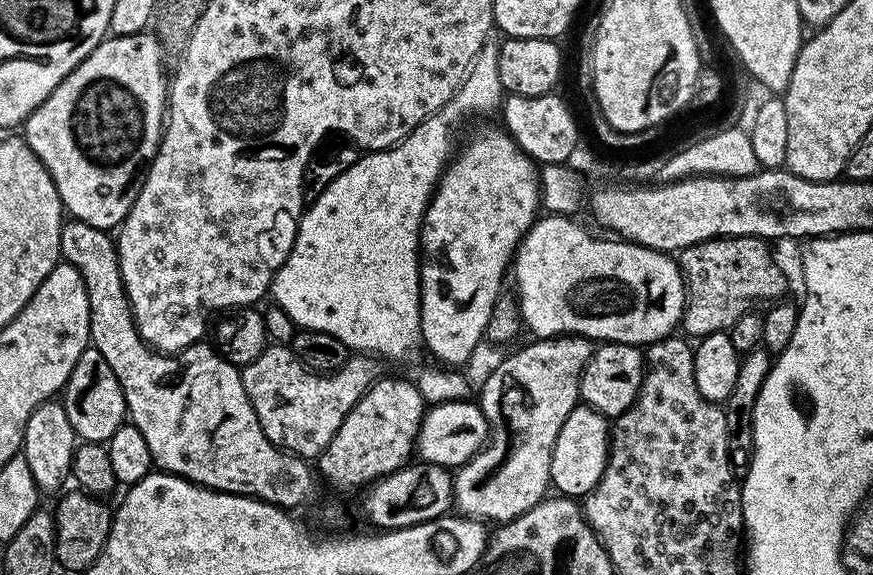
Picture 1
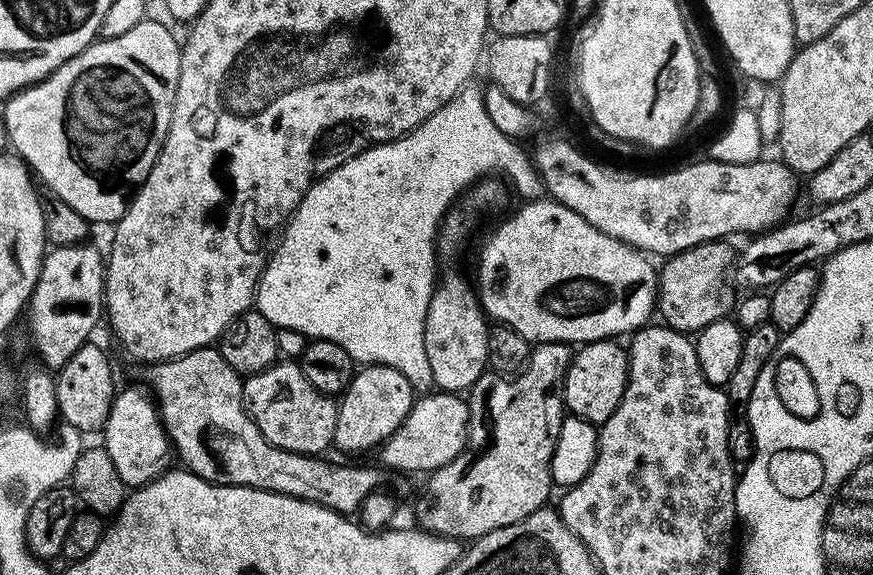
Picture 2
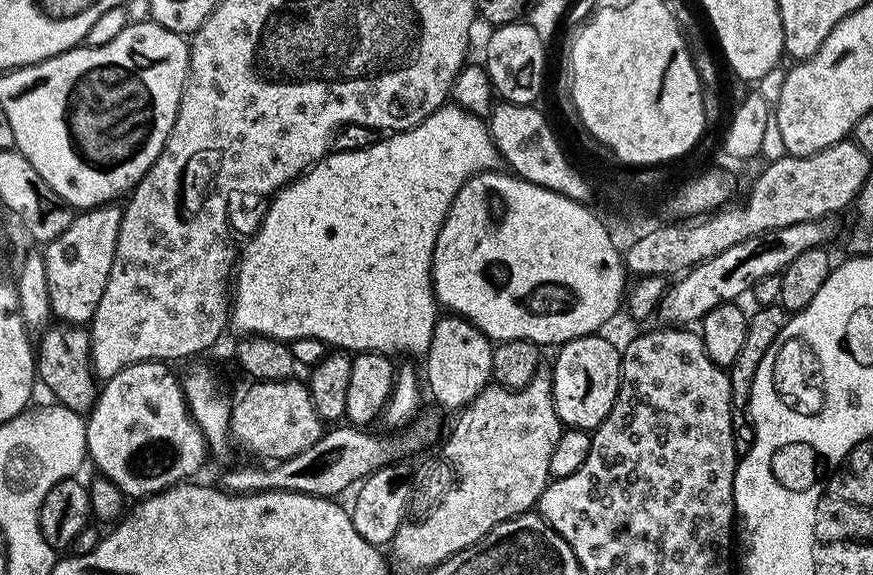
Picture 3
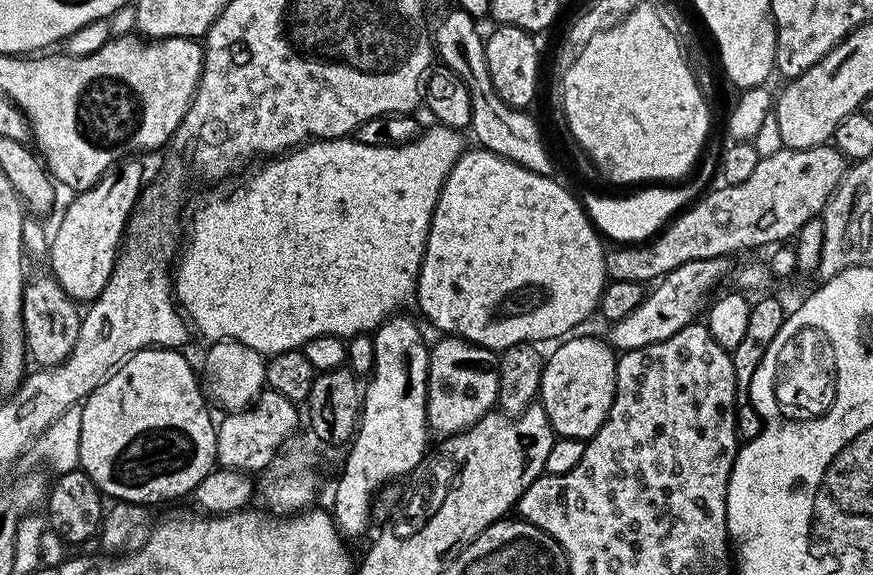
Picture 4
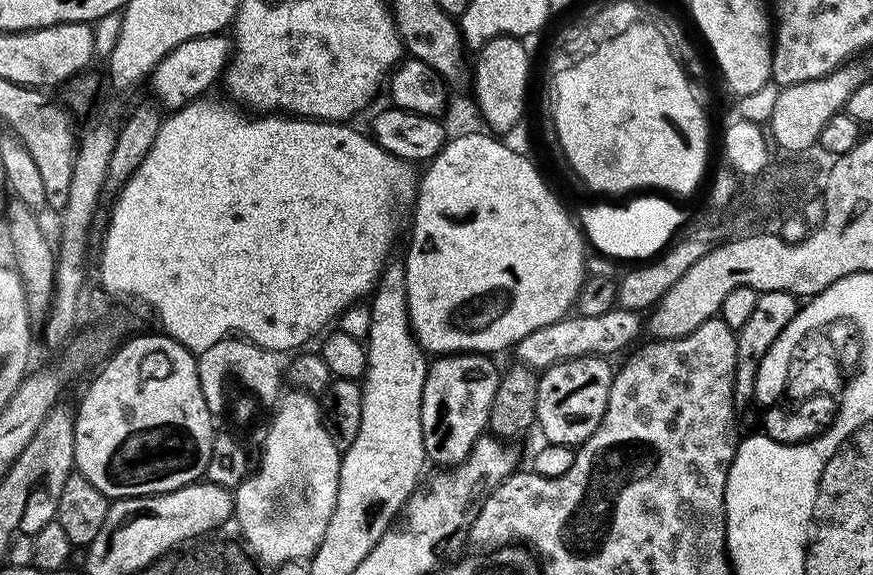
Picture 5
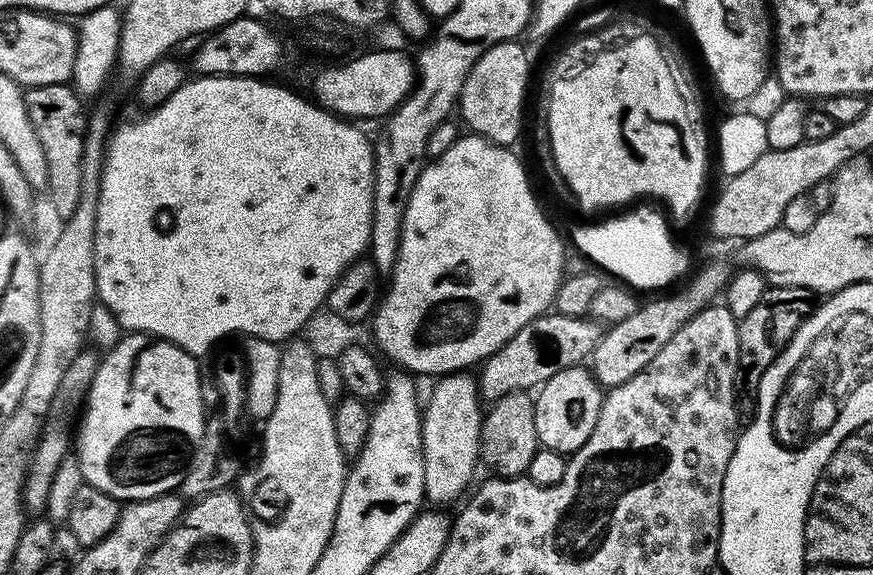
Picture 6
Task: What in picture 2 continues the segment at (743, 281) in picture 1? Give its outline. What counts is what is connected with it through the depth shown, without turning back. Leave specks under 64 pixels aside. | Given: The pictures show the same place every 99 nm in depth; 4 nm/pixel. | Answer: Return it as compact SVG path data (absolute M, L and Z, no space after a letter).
M711 240L667 257L661 263L664 265L659 265L656 307L659 319L667 327L695 334L710 326L710 322L725 319L733 311L738 296L728 277L734 264L734 248L732 252L728 244L731 243Z

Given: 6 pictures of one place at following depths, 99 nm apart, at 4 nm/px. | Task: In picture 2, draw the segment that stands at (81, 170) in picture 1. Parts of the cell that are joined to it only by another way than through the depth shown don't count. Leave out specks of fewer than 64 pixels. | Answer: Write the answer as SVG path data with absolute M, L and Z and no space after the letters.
M146 18L142 22L138 22L138 26L134 26L134 30L122 34L122 38L97 39L89 44L86 50L82 50L77 56L70 58L62 66L58 66L58 70L51 72L47 78L32 84L29 88L24 88L21 92L14 93L2 104L2 108L4 108L2 123L6 126L8 143L14 149L15 155L28 165L29 169L42 181L42 184L42 179L44 179L45 186L52 188L51 195L55 199L66 202L74 210L78 210L78 214L82 214L82 218L86 218L93 225L108 224L108 226L112 226L117 220L123 218L128 209L129 200L150 174L150 170L162 150L166 134L170 130L170 118L174 114L174 98L178 90L182 44L179 39L176 41L175 34L166 25L159 24L158 21L152 19Z

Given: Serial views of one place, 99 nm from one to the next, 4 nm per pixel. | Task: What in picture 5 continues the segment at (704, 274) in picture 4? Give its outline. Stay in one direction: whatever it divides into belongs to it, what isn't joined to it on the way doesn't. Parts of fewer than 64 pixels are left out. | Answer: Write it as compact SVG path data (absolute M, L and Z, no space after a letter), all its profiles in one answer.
M614 307L606 310L606 314L597 314L594 318L569 314L563 320L544 326L542 330L534 330L534 334L526 334L526 338L522 338L514 345L515 359L526 368L547 370L558 362L573 360L579 356L612 358L615 352L620 352L623 348L631 349L637 343L635 340L639 338L640 332L642 336L640 312Z

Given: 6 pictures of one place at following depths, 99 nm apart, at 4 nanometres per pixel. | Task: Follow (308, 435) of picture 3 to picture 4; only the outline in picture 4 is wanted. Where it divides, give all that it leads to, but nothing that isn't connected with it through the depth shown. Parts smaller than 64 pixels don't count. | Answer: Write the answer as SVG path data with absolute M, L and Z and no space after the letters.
M264 390L249 407L229 412L224 418L216 424L217 465L249 474L271 469L285 447L283 444L295 434L300 420L302 424L302 412L297 404L271 390Z

